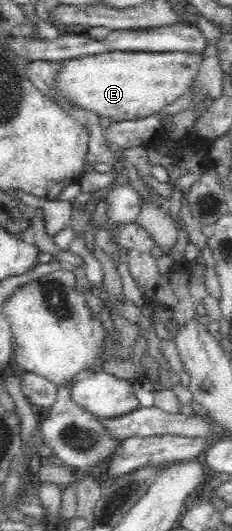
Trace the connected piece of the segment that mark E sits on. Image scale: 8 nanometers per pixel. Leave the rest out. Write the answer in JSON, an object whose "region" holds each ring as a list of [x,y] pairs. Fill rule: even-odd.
{"region":[[[192,50],[177,52],[109,51],[66,60],[56,75],[56,86],[58,86],[58,92],[64,94],[68,100],[76,102],[76,105],[82,106],[84,109],[94,111],[99,116],[108,117],[113,122],[136,120],[160,113],[166,105],[178,101],[180,97],[188,93],[192,83],[196,81],[201,61],[202,53],[192,52]]]}

